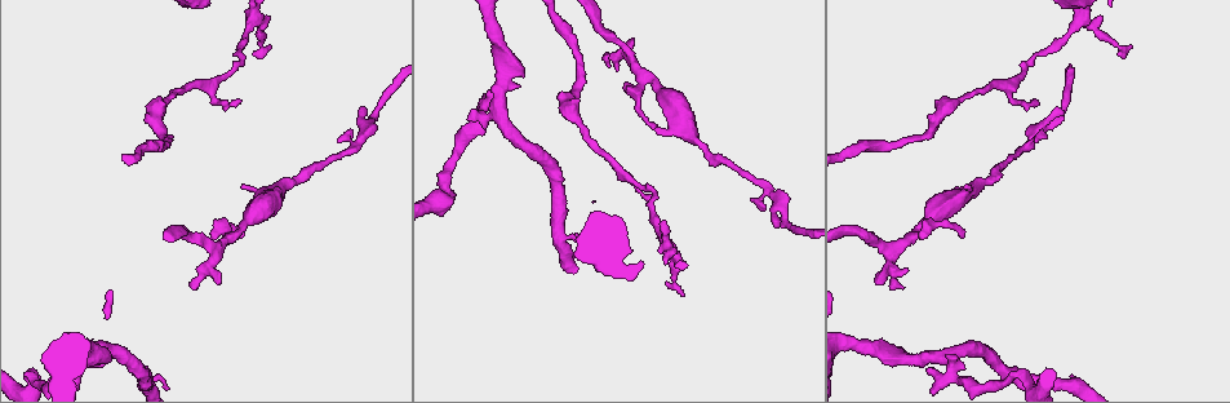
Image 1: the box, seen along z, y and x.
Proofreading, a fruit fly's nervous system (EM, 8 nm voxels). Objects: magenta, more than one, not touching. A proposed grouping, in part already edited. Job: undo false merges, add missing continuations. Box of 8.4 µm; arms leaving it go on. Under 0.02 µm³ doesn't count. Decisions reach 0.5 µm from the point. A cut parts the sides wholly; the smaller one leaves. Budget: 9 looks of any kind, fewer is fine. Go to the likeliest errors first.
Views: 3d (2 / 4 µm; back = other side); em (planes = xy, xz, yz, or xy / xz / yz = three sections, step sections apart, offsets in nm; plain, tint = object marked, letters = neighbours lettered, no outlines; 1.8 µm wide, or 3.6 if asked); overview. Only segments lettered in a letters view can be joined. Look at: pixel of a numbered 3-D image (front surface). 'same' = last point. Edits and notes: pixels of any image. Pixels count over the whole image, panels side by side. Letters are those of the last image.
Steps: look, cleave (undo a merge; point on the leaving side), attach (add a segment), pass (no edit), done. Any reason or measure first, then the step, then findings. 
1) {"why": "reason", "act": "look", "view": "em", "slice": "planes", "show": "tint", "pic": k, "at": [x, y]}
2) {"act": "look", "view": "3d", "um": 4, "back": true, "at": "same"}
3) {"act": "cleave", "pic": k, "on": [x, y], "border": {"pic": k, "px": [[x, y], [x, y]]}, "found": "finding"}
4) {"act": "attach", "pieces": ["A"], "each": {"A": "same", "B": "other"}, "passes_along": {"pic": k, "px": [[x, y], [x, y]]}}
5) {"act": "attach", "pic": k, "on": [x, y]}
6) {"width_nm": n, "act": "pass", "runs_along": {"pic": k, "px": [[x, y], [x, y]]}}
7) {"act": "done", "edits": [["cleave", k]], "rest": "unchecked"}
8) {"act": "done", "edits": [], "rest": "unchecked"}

{"why": "tapers out", "act": "look", "view": "3d", "um": 4, "pic": 1, "at": [1046, 137]}

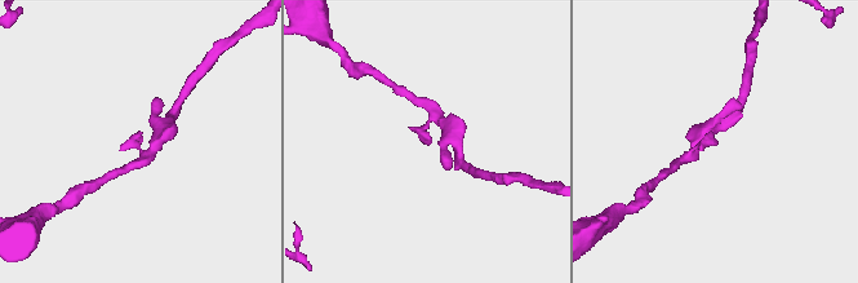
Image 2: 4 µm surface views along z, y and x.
{"why": "now the EM", "act": "look", "view": "em", "slice": "planes", "show": "letters", "pic": 2, "at": [718, 142]}

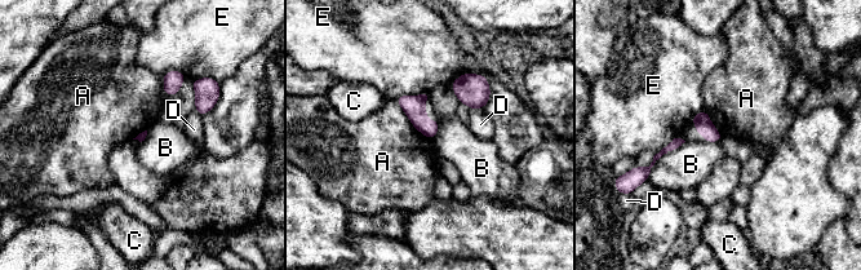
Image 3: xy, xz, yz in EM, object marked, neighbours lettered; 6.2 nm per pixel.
{"act": "pass", "each": {"A": "other", "B": "other", "C": "other", "D": "other", "E": "other"}, "border": {"pic": 3, "px": [[394, 100], [409, 122], [431, 140]]}, "found": "no lettered segment goes on from it"}

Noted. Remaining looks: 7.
{"why": "an open end", "act": "look", "view": "em", "slice": "planes", "show": "letters", "pic": 1, "at": [218, 282]}

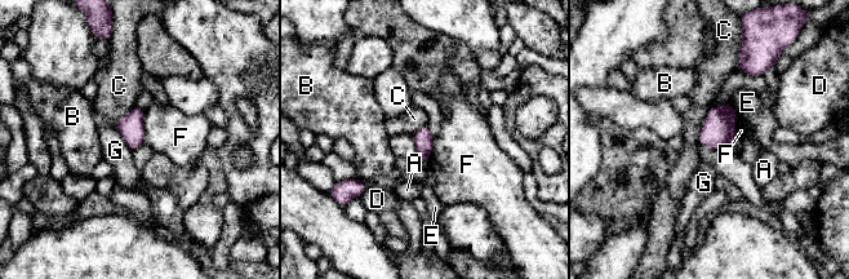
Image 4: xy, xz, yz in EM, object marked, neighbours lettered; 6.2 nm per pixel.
{"width_nm": 120, "act": "pass", "each": {"A": "other", "B": "other", "C": "other", "D": "other", "E": "other", "F": "other", "G": "other"}, "found": "no lettered segment goes on from it"}

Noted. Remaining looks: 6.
{"why": "free end", "act": "look", "view": "em", "slice": "planes", "show": "letters", "pic": 1, "at": [242, 184]}

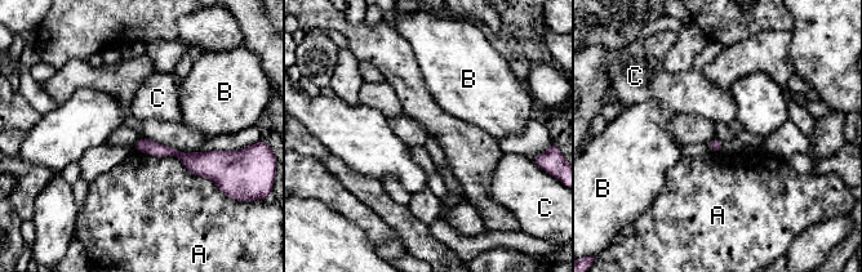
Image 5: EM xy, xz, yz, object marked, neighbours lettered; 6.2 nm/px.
{"act": "pass", "each": {"A": "other", "B": "other", "C": "other"}, "runs_along": {"pic": 5, "px": [[138, 147], [185, 159], [214, 156]]}, "found": "no lettered segment goes on from it"}

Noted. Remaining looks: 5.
{"why": "arms part here", "act": "look", "view": "3d", "um": 4, "pic": 1, "at": [945, 361]}

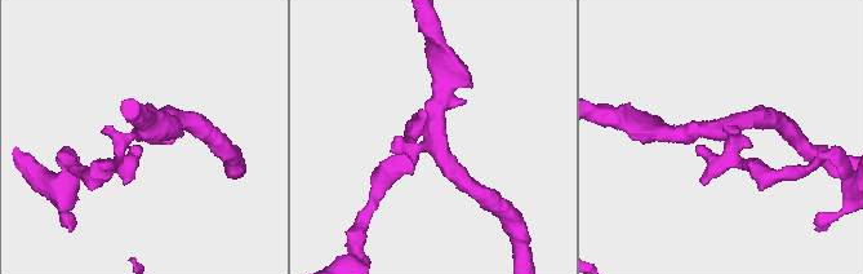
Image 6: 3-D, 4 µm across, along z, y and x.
{"act": "look", "view": "em", "slice": "xz", "step": 16, "show": "letters", "pic": 6, "at": [433, 139]}

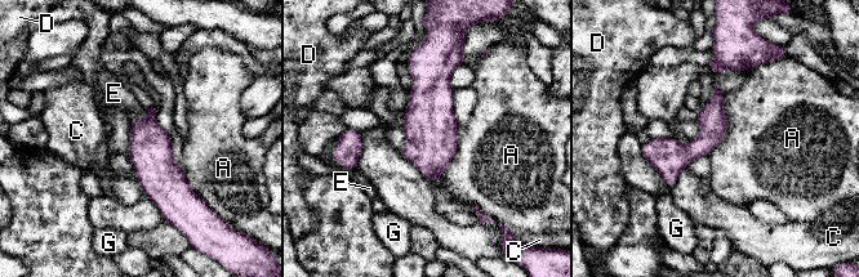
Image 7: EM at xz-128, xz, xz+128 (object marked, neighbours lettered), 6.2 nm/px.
{"width_nm": 190, "act": "pass", "each": {"A": "other", "C": "other", "D": "other", "E": "other", "G": "other"}, "border": {"pic": 7, "px": [[725, 93], [725, 137], [707, 155]]}, "found": "continuous, no second neuron"}

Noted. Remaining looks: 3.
{"act": "done", "edits": [], "rest": "unchecked"}

